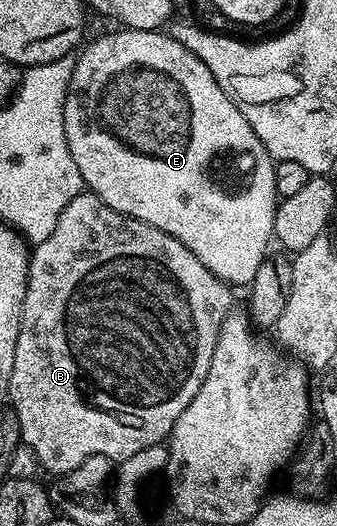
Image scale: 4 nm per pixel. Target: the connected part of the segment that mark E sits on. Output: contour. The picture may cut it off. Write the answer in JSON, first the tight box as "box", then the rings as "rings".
{"box":[65,30,277,284],"rings":[[[115,30],[119,31],[111,31],[108,35],[93,40],[87,48],[84,46],[78,52],[79,60],[76,58],[71,68],[71,90],[67,92],[65,101],[65,137],[69,141],[69,151],[73,153],[73,161],[77,161],[77,169],[81,169],[86,190],[105,201],[105,205],[109,205],[114,211],[145,221],[177,237],[177,241],[181,241],[181,245],[185,245],[185,249],[189,249],[193,257],[197,257],[197,261],[201,261],[201,265],[209,269],[209,273],[213,273],[224,283],[251,284],[253,277],[257,277],[257,269],[261,269],[261,261],[269,254],[267,246],[272,246],[275,233],[277,196],[273,185],[275,163],[271,155],[265,145],[261,145],[257,133],[253,133],[249,121],[245,121],[241,109],[237,109],[237,105],[225,94],[221,85],[217,85],[213,73],[209,73],[209,65],[205,65],[189,49],[185,49],[185,45],[162,30]]]}

